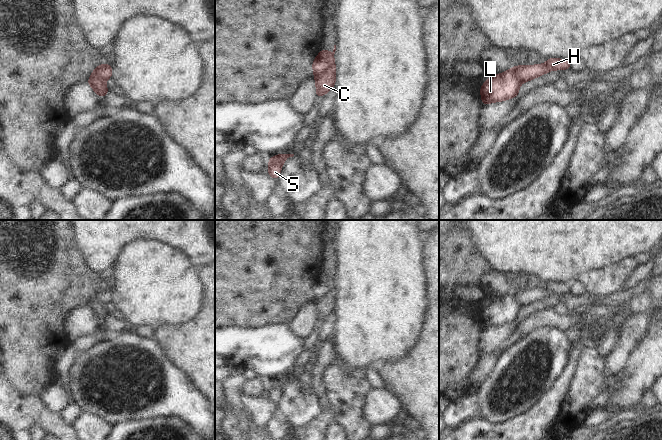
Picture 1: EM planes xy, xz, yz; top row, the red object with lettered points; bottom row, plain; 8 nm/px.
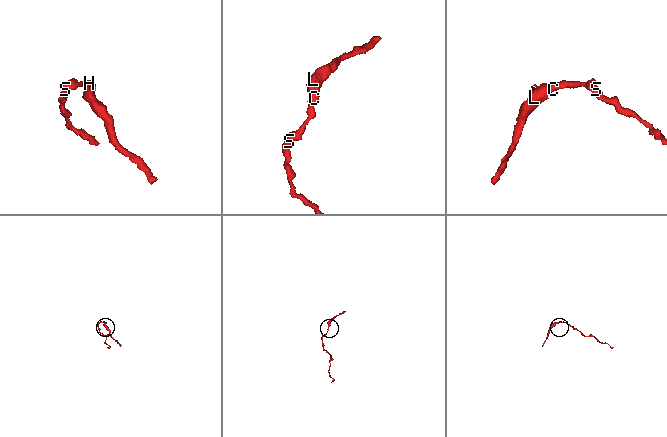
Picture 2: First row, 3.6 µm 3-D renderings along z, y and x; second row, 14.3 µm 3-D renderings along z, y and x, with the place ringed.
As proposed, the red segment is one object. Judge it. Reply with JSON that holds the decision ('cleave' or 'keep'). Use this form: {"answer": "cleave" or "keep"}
{"answer": "cleave"}

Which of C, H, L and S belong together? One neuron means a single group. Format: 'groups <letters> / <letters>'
groups C H S / L

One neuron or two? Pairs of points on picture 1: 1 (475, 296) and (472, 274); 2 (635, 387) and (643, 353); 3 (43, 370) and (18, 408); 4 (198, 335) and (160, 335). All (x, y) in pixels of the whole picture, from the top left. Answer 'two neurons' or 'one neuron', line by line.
1: two neurons
2: one neuron
3: two neurons
4: one neuron

